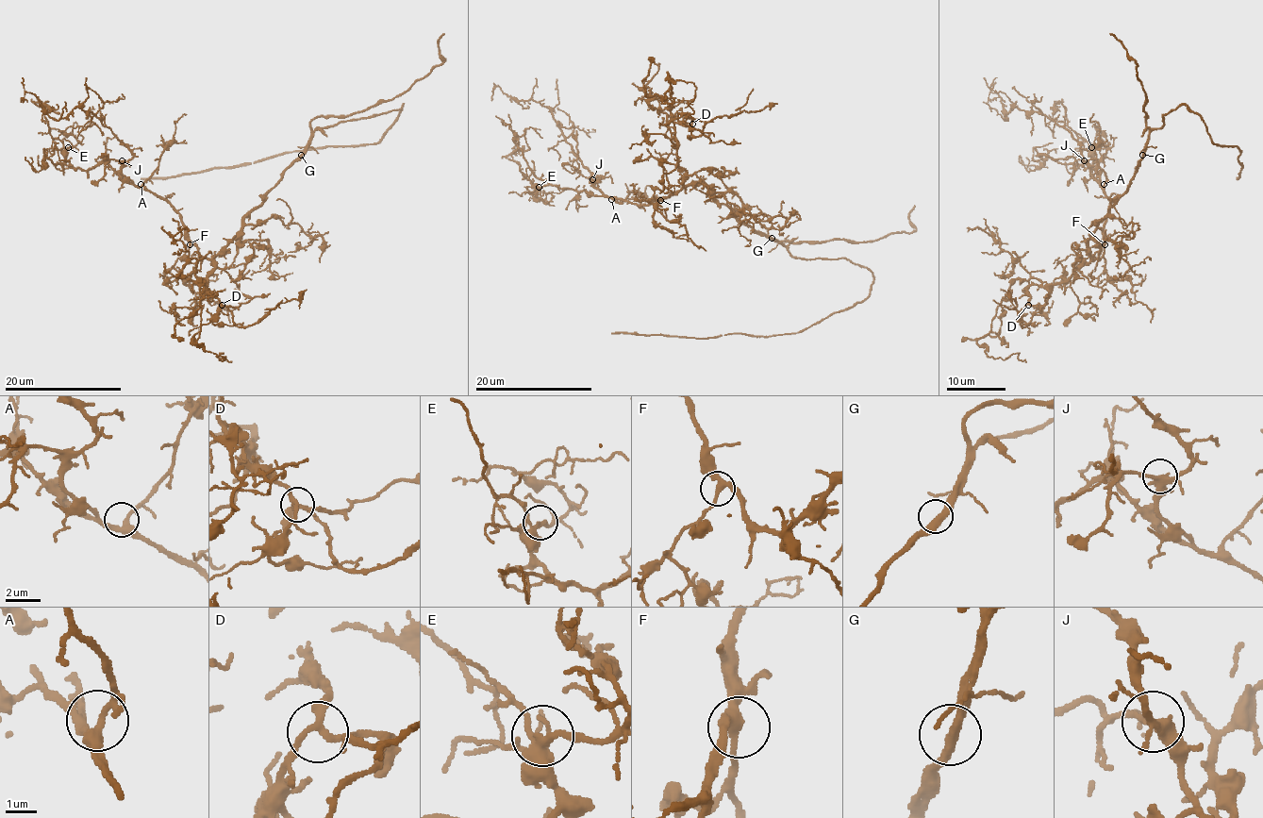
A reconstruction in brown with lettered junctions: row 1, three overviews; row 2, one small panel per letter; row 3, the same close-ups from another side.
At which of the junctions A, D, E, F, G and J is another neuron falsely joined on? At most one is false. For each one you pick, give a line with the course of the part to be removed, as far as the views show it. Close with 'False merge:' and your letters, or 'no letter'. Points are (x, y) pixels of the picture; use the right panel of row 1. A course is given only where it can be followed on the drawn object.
False merge: no letter

